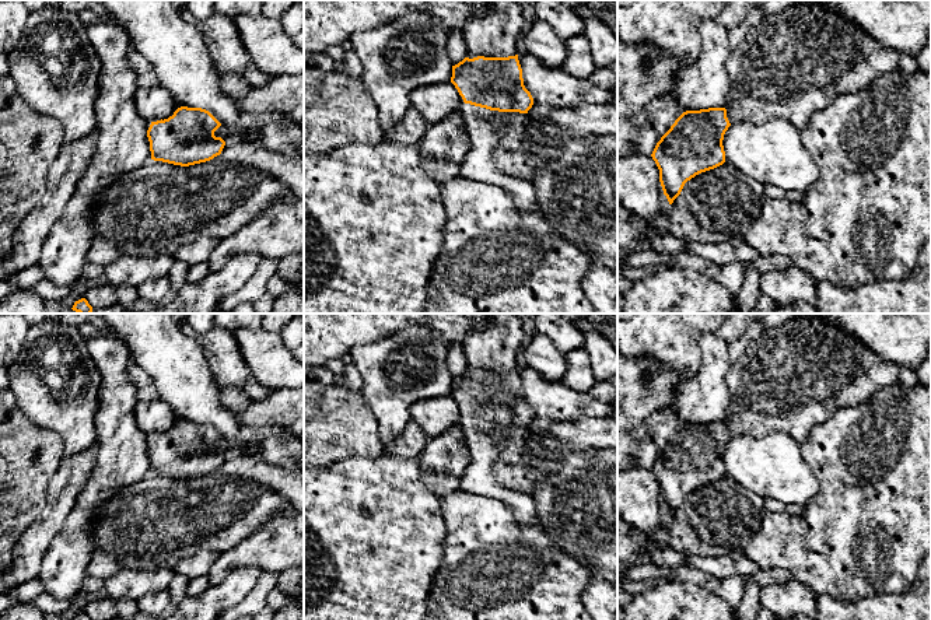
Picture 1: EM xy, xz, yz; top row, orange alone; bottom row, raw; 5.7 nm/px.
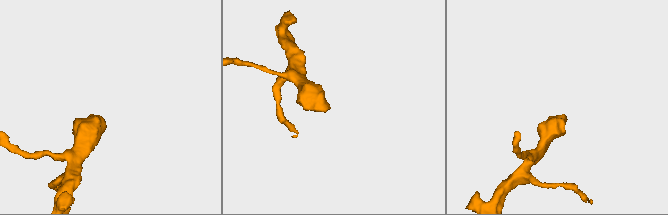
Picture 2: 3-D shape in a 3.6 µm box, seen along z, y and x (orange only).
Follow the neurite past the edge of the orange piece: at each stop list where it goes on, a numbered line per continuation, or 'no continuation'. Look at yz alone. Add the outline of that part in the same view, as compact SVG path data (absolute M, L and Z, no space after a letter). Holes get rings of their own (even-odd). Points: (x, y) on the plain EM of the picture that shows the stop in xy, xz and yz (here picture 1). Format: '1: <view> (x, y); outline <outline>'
1: yz (794, 377); outline M808 313L764 329L731 365L725 382L729 389L725 423L731 438L784 432L802 445L812 428L836 411L865 403L882 388L900 383L900 378L897 364L882 360L839 326Z

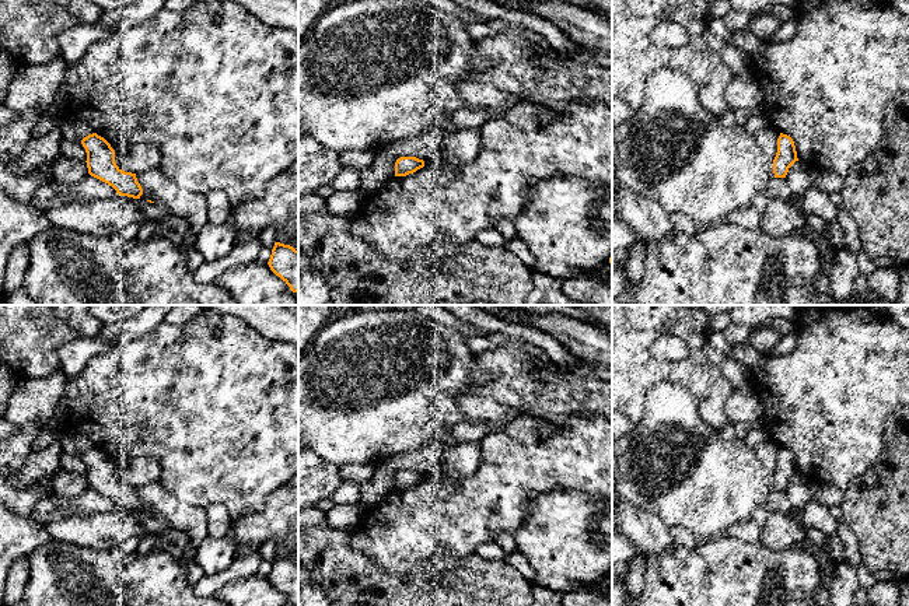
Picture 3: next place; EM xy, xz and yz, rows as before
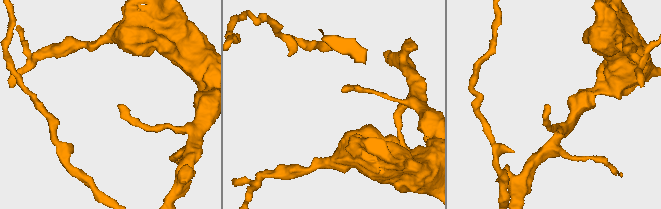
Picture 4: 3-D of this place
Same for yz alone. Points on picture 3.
no continuation

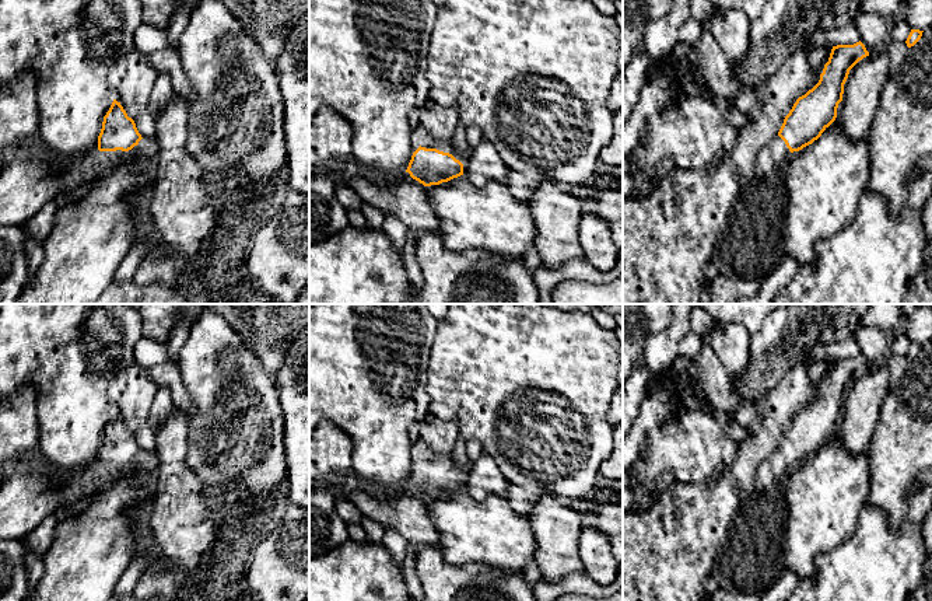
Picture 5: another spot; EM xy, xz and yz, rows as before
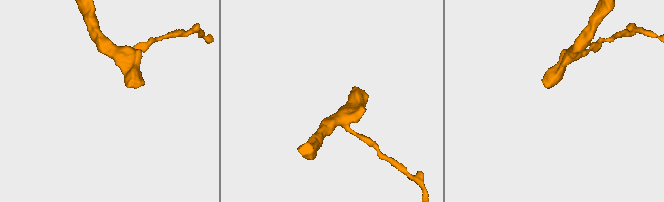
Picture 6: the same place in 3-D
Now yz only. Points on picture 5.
1: yz (773, 471); outline M775 450L758 465L756 471L754 489L765 492L772 488L779 488L789 475L789 471L791 465L785 455L779 450Z

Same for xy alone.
1: xy (146, 467); outline M141 453L137 460L129 465L116 464L113 465L116 472L125 472L137 476L139 479L153 483L158 472L158 458L154 453Z

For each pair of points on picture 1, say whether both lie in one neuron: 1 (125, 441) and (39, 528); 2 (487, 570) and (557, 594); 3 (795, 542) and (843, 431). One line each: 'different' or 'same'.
1: different
2: same
3: same

